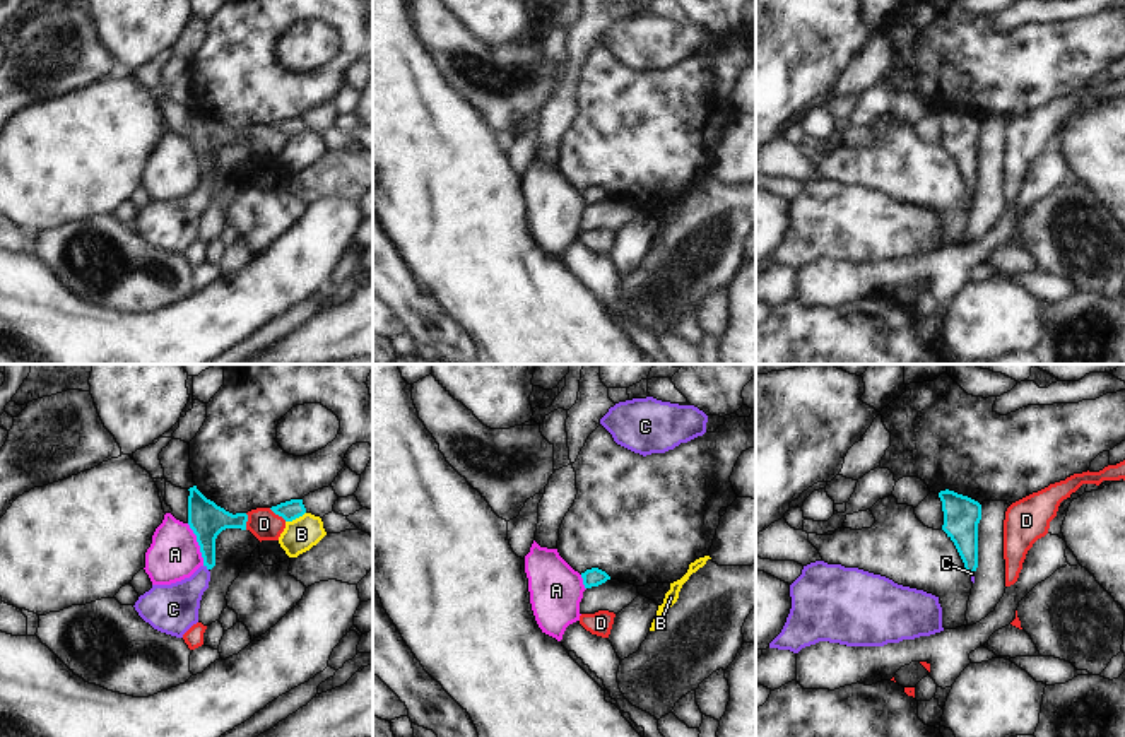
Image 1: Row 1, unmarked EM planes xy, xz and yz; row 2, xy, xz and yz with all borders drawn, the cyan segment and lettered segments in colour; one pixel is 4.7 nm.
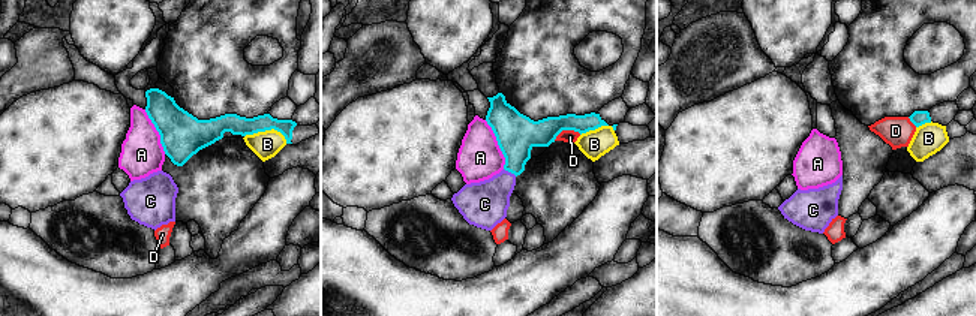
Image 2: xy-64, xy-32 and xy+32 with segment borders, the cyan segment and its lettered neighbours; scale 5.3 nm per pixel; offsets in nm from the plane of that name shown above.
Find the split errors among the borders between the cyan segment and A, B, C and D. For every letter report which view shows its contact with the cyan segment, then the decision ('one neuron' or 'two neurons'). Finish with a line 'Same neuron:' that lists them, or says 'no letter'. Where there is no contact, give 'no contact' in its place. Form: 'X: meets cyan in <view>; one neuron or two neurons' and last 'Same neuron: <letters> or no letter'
A: meets cyan in xy; two neurons
B: meets cyan in xy; two neurons
C: meets cyan in xy; one neuron
D: meets cyan in xy; two neurons
Same neuron: C

